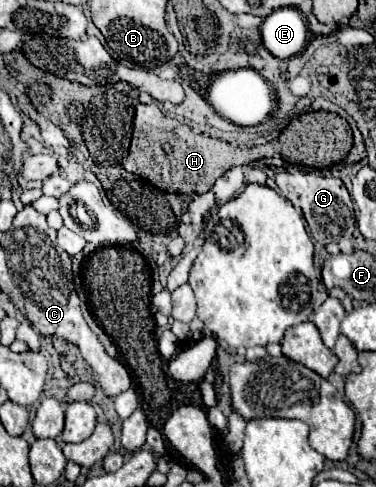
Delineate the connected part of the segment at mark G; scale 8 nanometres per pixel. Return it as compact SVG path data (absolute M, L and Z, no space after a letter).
M284 168L276 172L276 184L280 188L280 194L286 196L294 206L300 206L304 212L304 218L310 226L312 238L320 244L330 244L330 242L340 242L342 238L352 238L352 232L356 228L354 220L354 210L352 210L352 198L342 184L340 178L326 178L318 172L302 172L300 168Z

